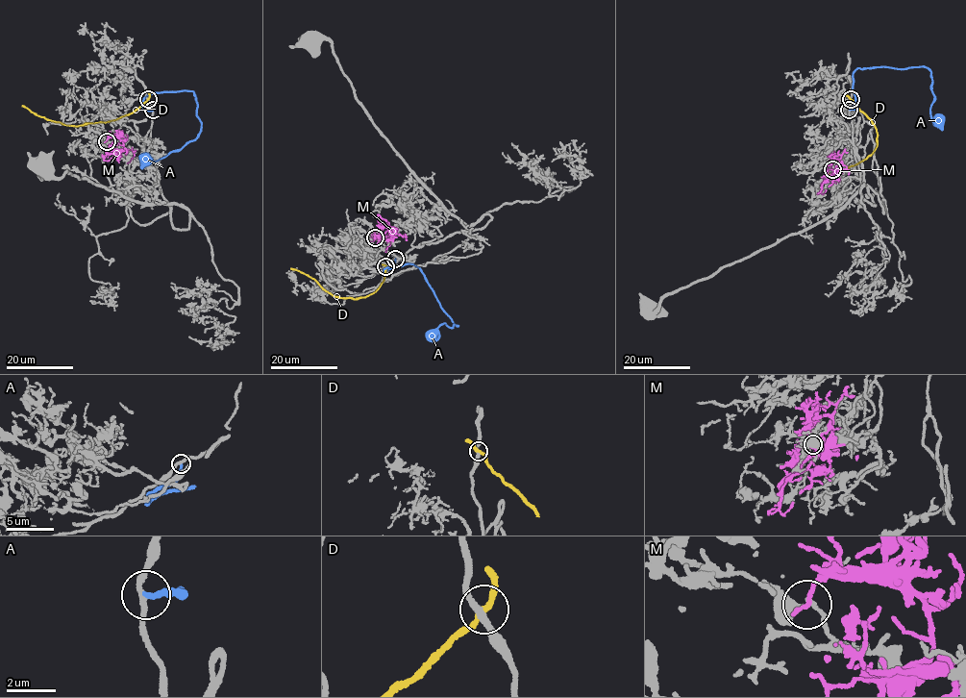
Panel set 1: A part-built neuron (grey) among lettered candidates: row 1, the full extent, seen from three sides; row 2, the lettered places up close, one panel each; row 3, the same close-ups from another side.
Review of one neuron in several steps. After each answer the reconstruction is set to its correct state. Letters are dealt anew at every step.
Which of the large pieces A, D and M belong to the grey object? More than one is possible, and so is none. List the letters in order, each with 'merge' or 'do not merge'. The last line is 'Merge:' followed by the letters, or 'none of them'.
A: do not merge
D: do not merge
M: do not merge
Merge: none of them

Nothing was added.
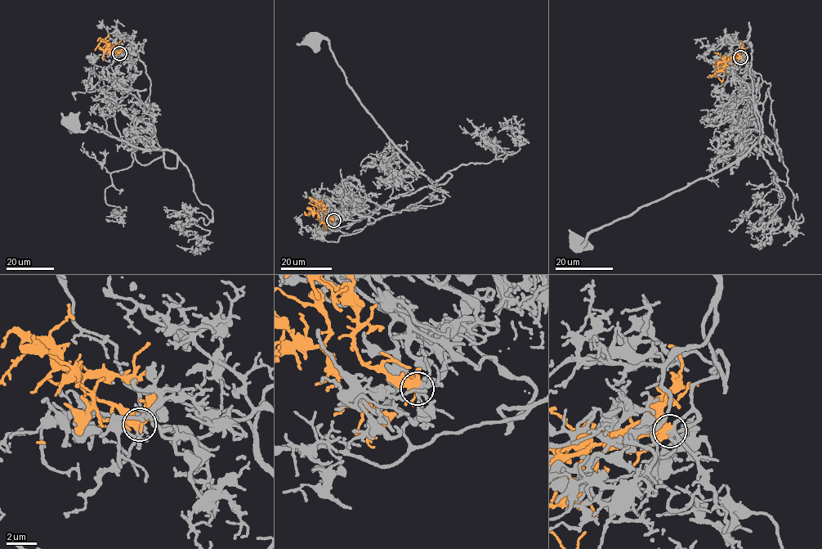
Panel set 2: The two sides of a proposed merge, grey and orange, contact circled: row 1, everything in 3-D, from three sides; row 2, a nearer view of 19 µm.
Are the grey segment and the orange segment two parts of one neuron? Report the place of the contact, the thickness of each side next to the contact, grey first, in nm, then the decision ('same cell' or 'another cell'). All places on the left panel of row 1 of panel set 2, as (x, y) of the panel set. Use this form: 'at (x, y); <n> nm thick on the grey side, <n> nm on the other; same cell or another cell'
at (119, 53); 220 nm thick on the grey side, 440 nm on the other; same cell

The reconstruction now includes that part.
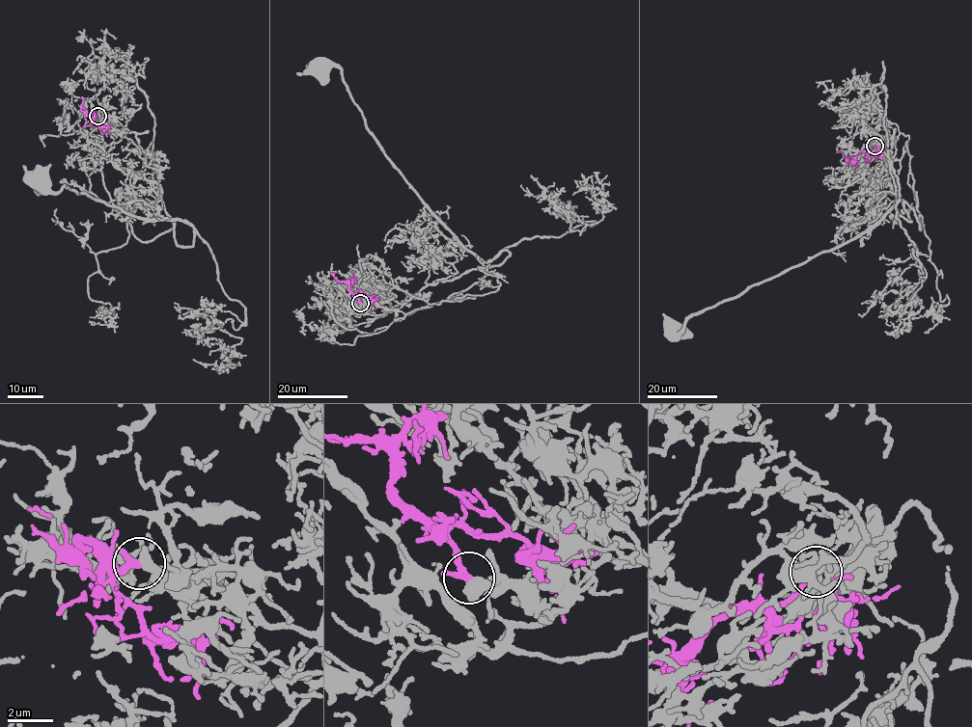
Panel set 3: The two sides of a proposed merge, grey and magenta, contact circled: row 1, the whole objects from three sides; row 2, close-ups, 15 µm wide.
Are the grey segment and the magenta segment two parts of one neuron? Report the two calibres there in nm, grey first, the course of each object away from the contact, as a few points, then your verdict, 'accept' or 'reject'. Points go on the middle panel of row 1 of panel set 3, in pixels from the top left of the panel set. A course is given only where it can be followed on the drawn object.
550/260 nm | grey via (360, 303), (377, 297), (402, 304), (454, 274), (454, 239), (368, 131), (342, 73), (318, 66) | magenta via (360, 303), (349, 290), (348, 283), (338, 280), (332, 273) | accept

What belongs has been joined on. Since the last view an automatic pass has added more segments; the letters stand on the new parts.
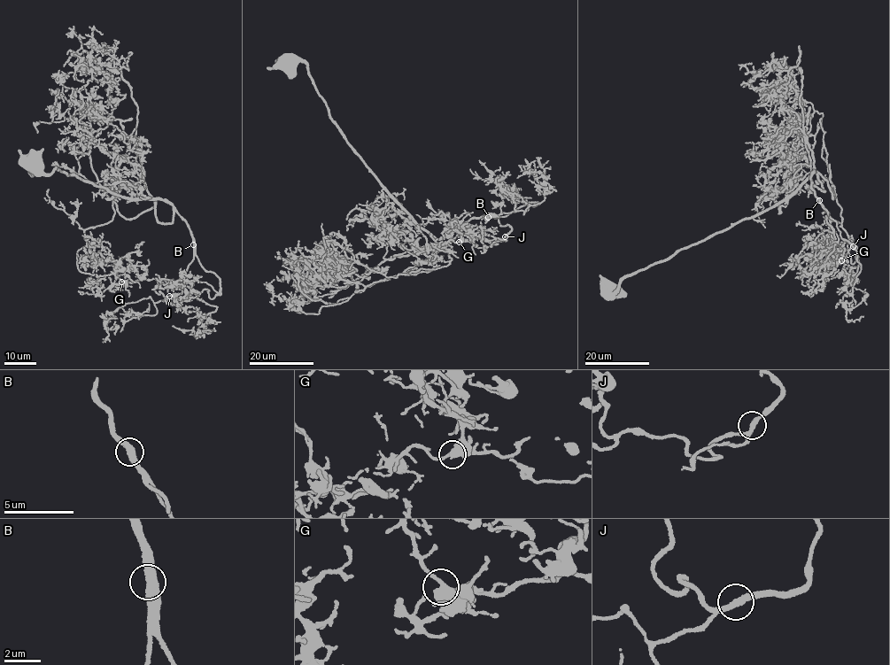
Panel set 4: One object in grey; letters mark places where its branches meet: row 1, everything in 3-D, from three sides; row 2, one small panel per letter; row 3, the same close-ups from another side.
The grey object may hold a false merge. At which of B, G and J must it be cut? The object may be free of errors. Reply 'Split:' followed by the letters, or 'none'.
Split: none

